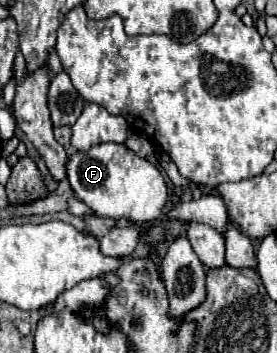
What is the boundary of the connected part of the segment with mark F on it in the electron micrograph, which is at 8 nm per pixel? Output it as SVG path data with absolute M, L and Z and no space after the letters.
M100 143L94 145L90 151L76 151L68 157L66 175L74 195L100 217L130 217L136 223L148 223L160 217L166 203L168 187L162 173L150 161L140 159L126 145Z

